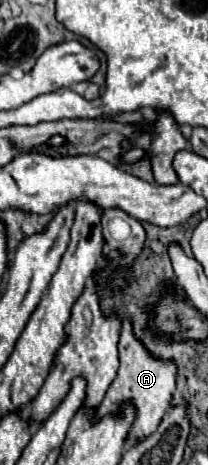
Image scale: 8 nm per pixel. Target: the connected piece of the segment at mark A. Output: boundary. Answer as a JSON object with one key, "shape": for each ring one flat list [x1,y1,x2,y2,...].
{"shape":[[128,321,122,323,120,329,120,343,118,343,118,357,120,357,120,367,118,375,112,381,112,385,106,391,106,397,102,405,98,407,100,415,108,415,108,411,116,411,116,403,124,403,124,399,132,399,136,403,136,423,132,423,132,435,128,439,146,439,156,431,160,425,160,419,168,413,172,393,176,389,176,365,164,363,154,359,132,335,132,325]]}

